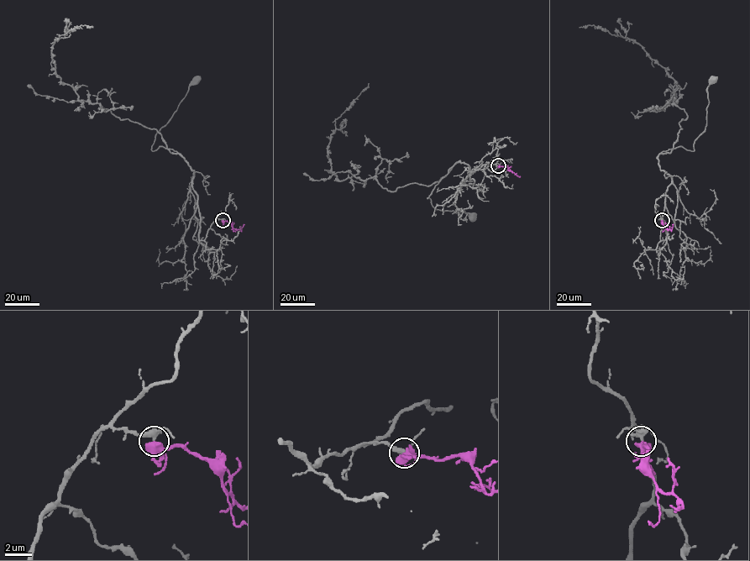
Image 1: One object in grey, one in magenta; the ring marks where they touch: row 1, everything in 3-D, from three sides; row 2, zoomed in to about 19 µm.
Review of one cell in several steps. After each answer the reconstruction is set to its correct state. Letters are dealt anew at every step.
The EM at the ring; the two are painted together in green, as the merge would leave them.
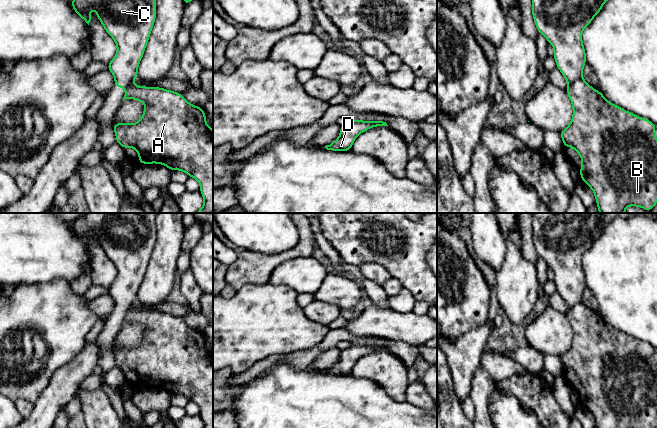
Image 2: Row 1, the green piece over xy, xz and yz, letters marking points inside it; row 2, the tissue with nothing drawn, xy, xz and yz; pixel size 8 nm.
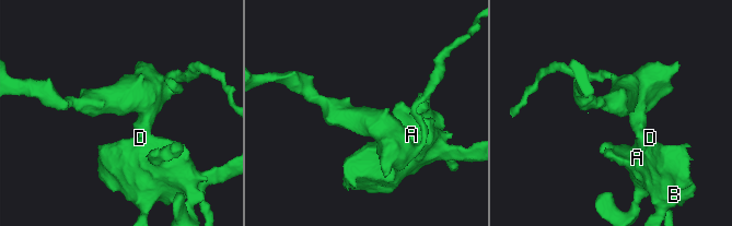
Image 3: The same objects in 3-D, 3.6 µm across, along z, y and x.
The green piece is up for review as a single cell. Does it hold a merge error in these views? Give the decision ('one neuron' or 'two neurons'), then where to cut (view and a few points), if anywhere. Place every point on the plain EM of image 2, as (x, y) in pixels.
two neurons | yz (581, 301), (574, 304), (568, 310)

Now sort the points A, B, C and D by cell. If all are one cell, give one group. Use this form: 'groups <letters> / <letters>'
groups A B D / C

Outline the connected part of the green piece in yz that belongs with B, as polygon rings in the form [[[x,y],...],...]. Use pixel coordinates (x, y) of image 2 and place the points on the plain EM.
[[[584,302],[574,304],[567,318],[573,331],[572,345],[559,357],[564,371],[574,372],[580,379],[581,405],[594,416],[596,428],[656,428],[656,349],[607,325]]]

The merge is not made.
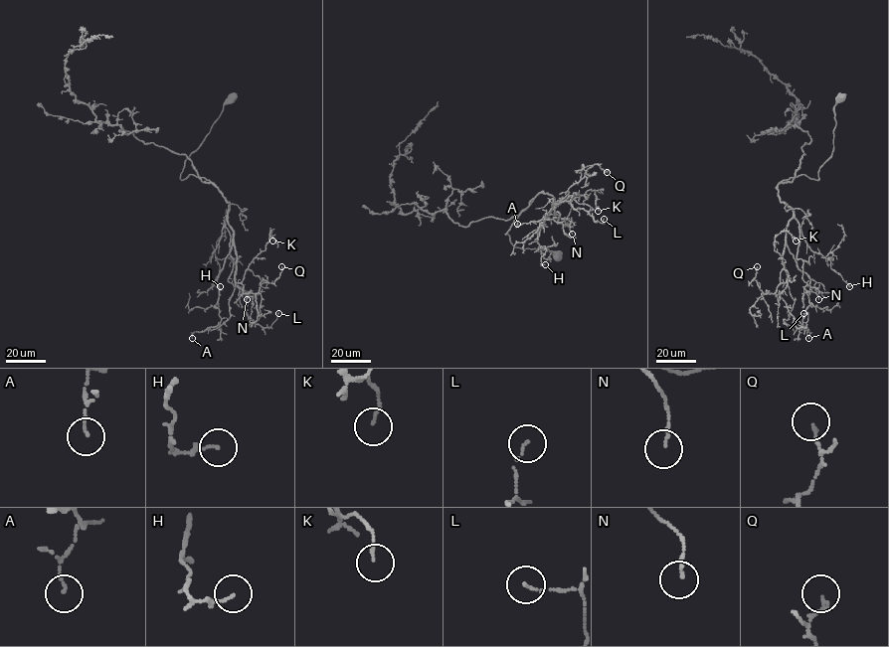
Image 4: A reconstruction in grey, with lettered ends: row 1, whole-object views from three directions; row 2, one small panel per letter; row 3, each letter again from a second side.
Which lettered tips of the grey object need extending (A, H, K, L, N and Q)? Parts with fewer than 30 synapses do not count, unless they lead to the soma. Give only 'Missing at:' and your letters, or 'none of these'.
Missing at: none of these

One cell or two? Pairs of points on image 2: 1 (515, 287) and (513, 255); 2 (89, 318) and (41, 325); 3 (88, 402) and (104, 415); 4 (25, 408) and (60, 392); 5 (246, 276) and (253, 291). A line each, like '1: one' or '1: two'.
1: one
2: one
3: one
4: two
5: two

